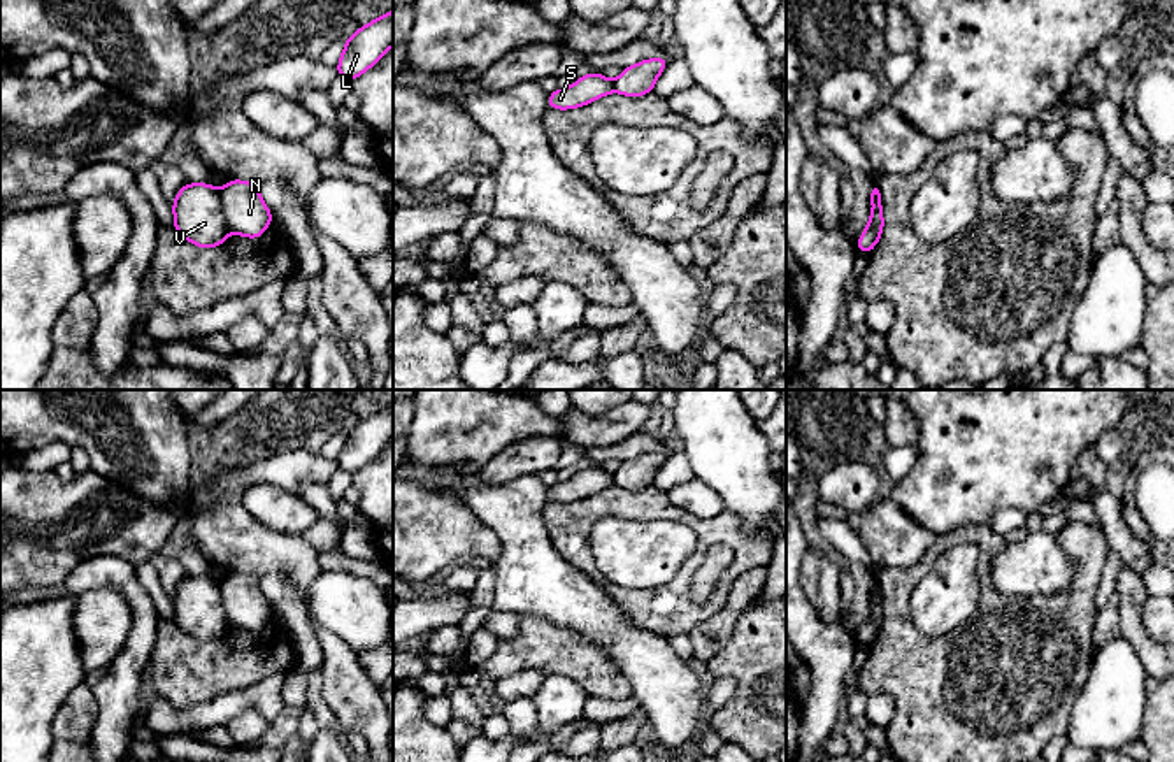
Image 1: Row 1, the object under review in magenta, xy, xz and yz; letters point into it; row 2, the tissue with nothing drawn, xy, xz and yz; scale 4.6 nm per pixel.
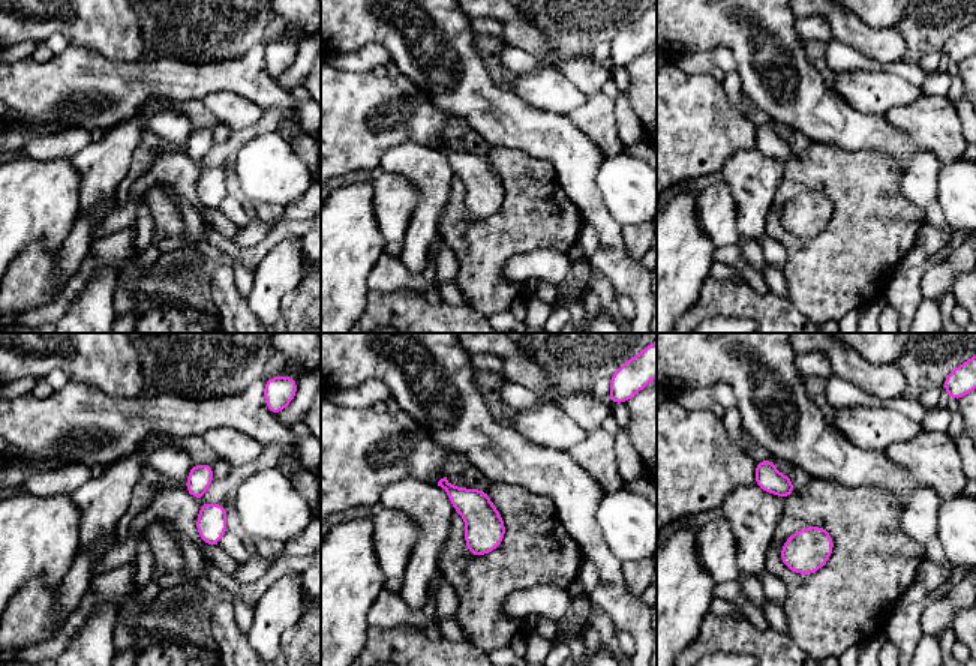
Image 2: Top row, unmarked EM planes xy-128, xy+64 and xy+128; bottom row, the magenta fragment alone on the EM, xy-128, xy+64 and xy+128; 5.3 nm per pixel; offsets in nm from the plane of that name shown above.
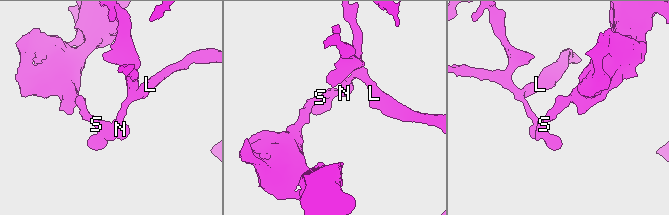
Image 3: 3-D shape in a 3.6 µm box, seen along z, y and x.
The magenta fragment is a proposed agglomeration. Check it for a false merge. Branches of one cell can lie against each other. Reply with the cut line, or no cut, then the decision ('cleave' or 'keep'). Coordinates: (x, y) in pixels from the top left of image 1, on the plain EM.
xy (218, 583), (221, 608), (230, 624) | cleave

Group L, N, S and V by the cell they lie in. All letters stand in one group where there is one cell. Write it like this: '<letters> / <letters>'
L N / S V

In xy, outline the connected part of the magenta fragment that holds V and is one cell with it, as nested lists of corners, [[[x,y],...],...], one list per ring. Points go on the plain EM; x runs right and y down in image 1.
[[[186,576],[175,588],[174,622],[184,634],[197,641],[218,641],[228,632],[219,583],[209,576]]]

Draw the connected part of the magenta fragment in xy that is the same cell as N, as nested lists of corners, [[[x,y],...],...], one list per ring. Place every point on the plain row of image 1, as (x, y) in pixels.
[[[230,572],[221,583],[223,609],[232,627],[260,632],[274,609],[260,590],[260,578]]]

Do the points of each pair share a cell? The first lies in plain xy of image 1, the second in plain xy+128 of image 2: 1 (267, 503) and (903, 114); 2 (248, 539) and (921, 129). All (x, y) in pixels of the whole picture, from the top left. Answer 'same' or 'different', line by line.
1: different
2: different

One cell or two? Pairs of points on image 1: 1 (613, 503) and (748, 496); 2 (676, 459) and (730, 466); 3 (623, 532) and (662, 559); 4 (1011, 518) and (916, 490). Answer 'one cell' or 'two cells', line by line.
1: two cells
2: two cells
3: one cell
4: two cells

